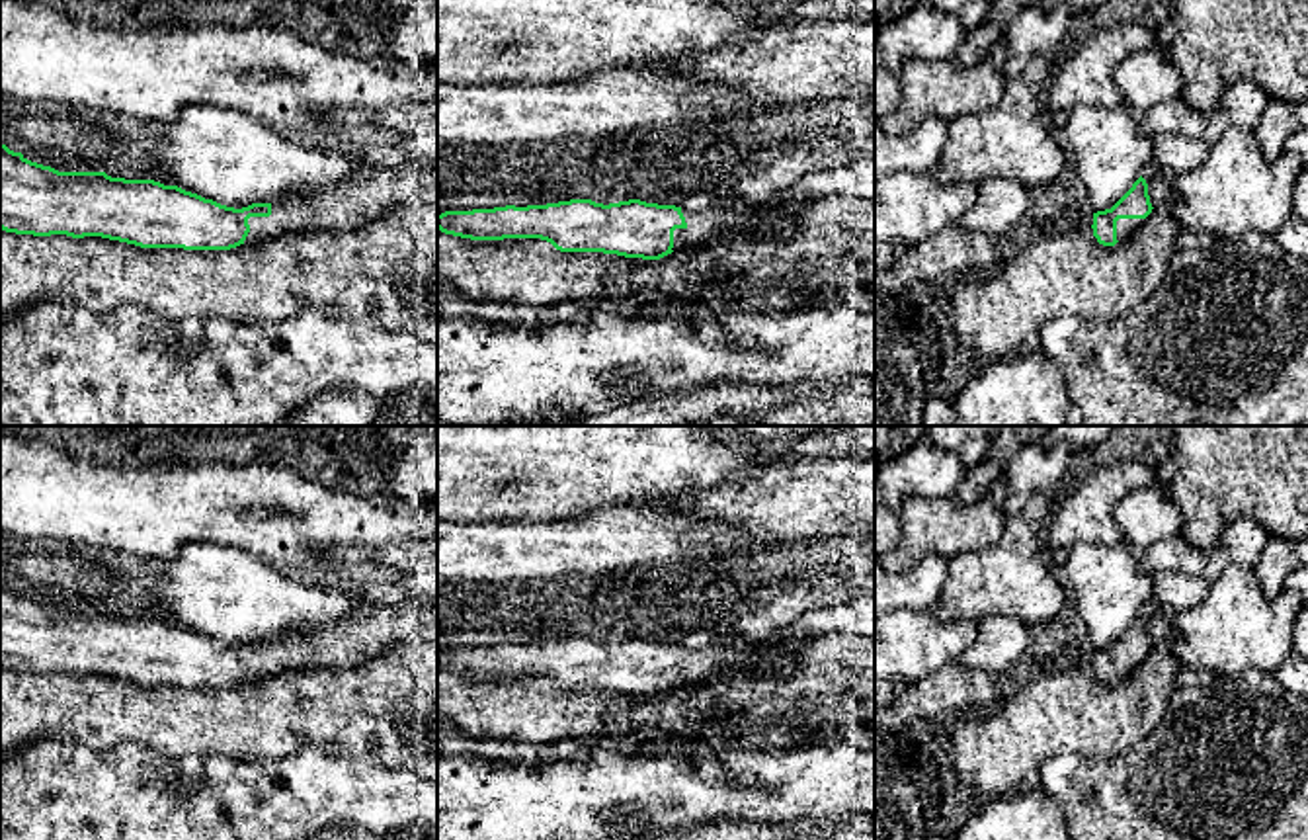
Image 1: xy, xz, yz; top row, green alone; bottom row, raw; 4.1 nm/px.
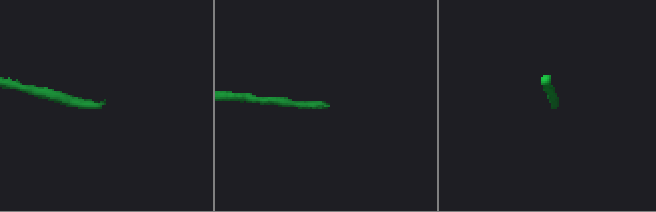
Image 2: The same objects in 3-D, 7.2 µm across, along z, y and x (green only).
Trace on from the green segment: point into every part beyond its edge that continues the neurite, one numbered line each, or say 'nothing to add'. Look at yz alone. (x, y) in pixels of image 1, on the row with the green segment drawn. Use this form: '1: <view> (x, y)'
1: yz (1125, 227)

